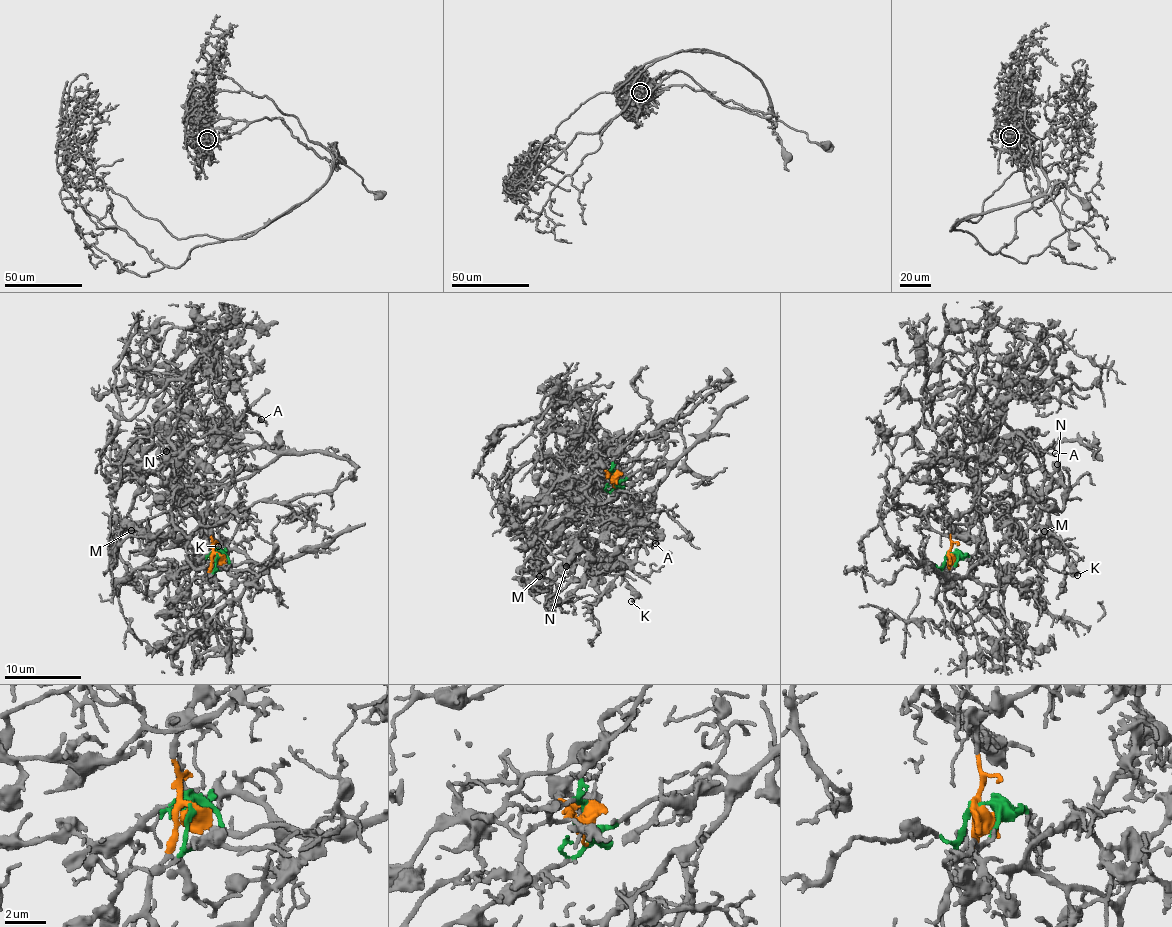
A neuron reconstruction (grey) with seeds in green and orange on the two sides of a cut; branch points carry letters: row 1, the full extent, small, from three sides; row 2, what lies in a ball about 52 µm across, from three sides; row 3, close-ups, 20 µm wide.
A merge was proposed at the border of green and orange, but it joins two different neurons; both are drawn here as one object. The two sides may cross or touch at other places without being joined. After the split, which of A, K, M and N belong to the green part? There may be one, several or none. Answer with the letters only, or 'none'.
K, M, N

